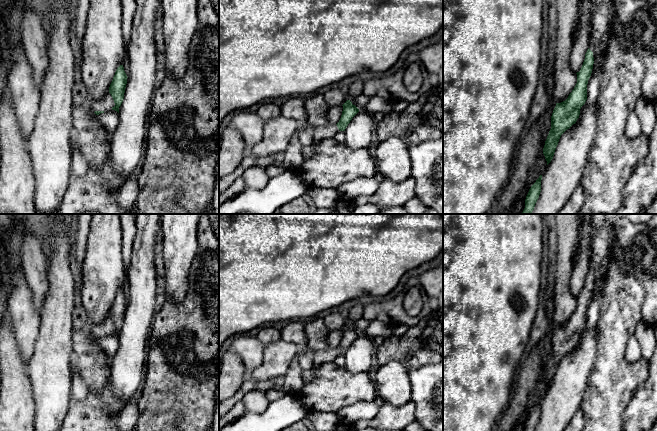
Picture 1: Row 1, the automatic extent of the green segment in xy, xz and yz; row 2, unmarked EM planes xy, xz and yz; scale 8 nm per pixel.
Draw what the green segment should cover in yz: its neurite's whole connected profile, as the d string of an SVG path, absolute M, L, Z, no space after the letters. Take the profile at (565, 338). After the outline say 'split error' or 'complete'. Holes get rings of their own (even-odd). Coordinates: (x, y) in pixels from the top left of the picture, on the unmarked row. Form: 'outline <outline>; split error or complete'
outline M592 214L593 221L593 255L590 270L585 278L583 289L577 296L577 307L568 322L556 327L551 340L551 353L545 365L543 378L547 389L553 383L556 371L561 359L576 347L580 339L580 333L587 324L587 308L591 300L593 288L601 287L605 282L609 261L612 257L618 257L621 267L634 276L645 290L645 298L642 305L642 320L657 326L657 214L654 214L648 223L635 224L620 214Z; split error

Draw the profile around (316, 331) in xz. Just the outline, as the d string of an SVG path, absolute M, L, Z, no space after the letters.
M323 319L309 321L304 325L307 336L307 347L312 352L328 349L327 337L329 330L323 322Z

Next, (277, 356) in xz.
M280 339L265 346L260 366L248 373L255 382L269 383L277 377L284 377L291 362L297 357L300 346Z

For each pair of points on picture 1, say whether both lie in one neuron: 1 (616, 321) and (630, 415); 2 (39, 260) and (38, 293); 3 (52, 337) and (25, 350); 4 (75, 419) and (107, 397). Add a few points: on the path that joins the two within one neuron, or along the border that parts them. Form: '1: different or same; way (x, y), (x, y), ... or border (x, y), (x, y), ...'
1: different; border (641, 384), (625, 409), (622, 420)
2: same; way (38, 268), (38, 285)
3: different; border (40, 323), (34, 351), (26, 363)
4: same; way (83, 419), (99, 405)

